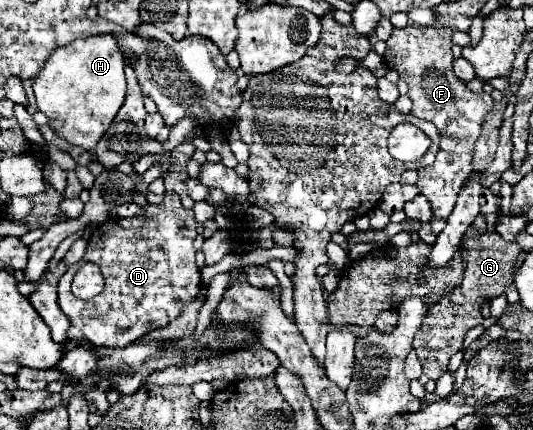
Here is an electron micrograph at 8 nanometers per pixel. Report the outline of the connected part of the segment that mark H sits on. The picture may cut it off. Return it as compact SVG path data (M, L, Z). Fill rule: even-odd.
M104 33L54 49L34 83L34 95L38 109L48 115L48 125L60 137L86 151L94 149L126 97L124 57L116 37Z

